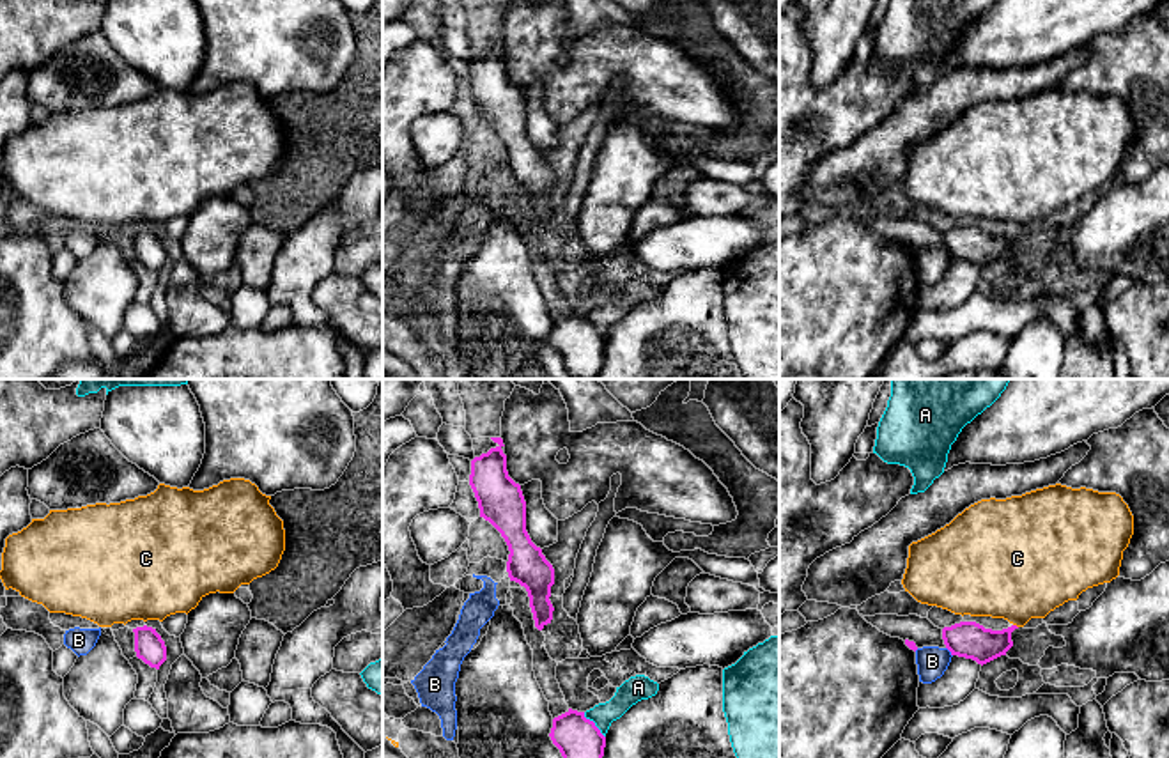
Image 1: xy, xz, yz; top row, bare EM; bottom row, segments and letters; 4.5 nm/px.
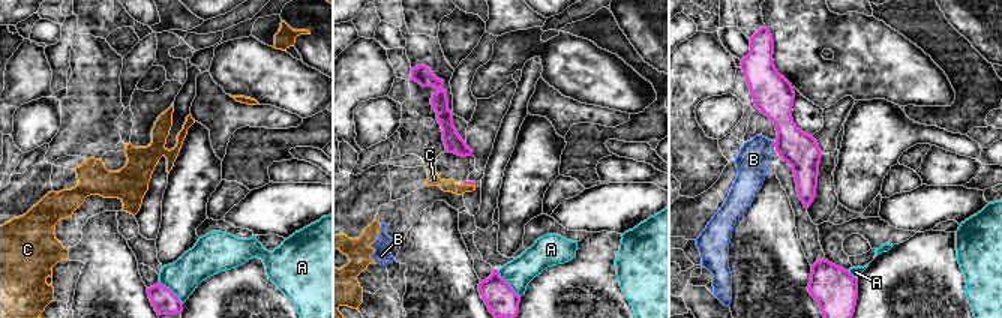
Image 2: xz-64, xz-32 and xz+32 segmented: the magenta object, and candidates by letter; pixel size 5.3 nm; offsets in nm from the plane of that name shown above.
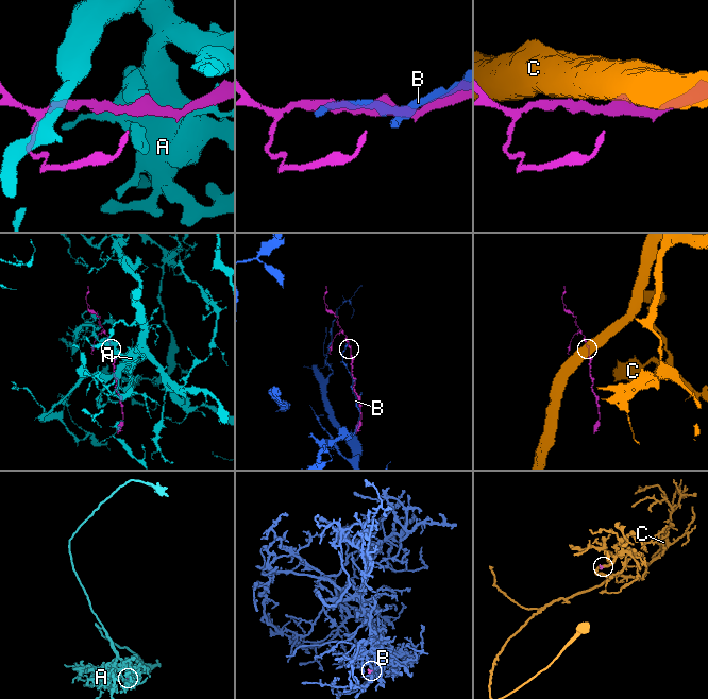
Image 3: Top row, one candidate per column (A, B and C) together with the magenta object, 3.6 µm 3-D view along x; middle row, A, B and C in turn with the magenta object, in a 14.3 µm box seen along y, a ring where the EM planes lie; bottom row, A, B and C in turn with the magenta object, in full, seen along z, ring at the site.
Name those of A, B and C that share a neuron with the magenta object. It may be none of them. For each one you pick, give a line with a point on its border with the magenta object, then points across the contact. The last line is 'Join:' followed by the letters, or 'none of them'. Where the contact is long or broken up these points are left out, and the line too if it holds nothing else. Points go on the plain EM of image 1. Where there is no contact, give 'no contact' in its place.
Join: none of them

